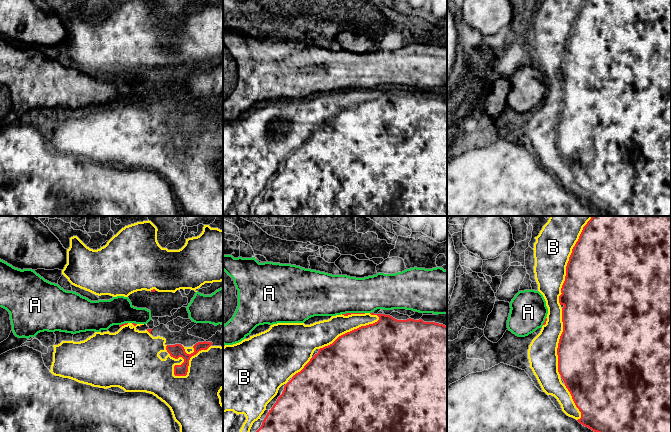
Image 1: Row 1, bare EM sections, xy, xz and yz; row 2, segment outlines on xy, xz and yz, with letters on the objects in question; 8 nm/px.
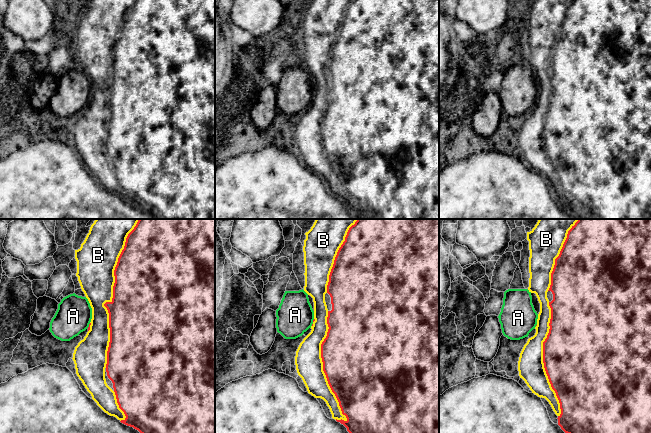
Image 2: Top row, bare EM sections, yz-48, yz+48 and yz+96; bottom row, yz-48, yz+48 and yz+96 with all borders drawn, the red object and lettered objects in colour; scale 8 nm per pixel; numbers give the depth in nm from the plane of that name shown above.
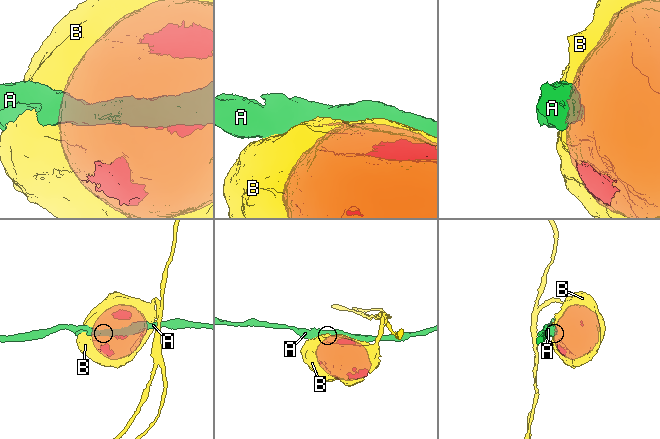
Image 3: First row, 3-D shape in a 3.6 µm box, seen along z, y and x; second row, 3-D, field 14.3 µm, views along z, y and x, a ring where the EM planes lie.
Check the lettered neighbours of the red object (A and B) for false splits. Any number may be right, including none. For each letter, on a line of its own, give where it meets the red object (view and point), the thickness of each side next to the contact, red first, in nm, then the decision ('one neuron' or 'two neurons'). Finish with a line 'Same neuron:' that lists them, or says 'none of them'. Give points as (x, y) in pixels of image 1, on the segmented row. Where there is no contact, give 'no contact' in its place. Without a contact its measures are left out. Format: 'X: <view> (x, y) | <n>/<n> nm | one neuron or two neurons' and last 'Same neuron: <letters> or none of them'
A: xz (353, 313) | 20/340 nm | two neurons
B: xy (188, 363) | 110/340 nm | one neuron
Same neuron: B

